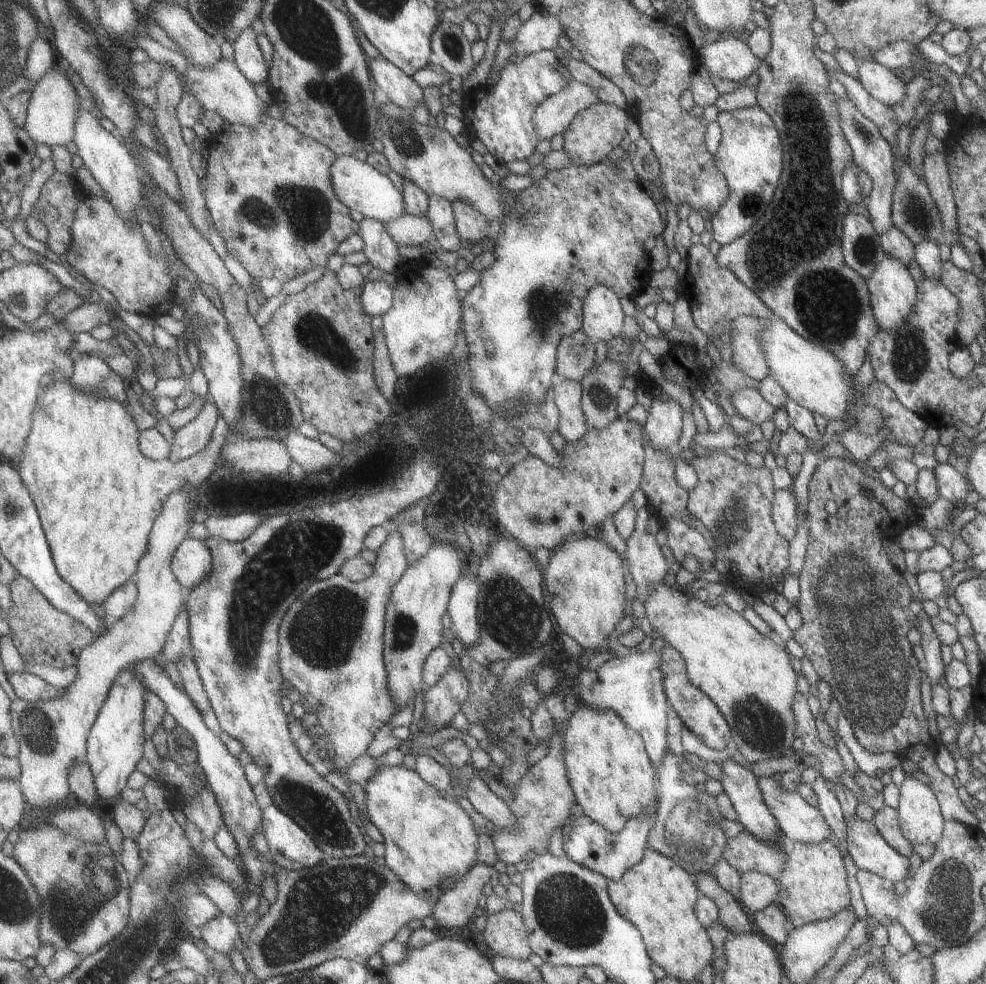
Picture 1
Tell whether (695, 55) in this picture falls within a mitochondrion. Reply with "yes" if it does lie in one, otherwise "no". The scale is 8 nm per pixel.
no

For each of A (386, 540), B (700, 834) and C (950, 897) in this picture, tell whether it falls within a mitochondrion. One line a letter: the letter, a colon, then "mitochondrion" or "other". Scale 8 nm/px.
A: other
B: mitochondrion
C: mitochondrion

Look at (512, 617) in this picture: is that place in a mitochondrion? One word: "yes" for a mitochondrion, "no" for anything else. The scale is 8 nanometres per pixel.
yes

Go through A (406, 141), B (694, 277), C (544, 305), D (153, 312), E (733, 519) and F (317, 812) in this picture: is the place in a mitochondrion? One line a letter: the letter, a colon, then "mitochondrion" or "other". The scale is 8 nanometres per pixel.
A: mitochondrion
B: other
C: mitochondrion
D: other
E: mitochondrion
F: mitochondrion

